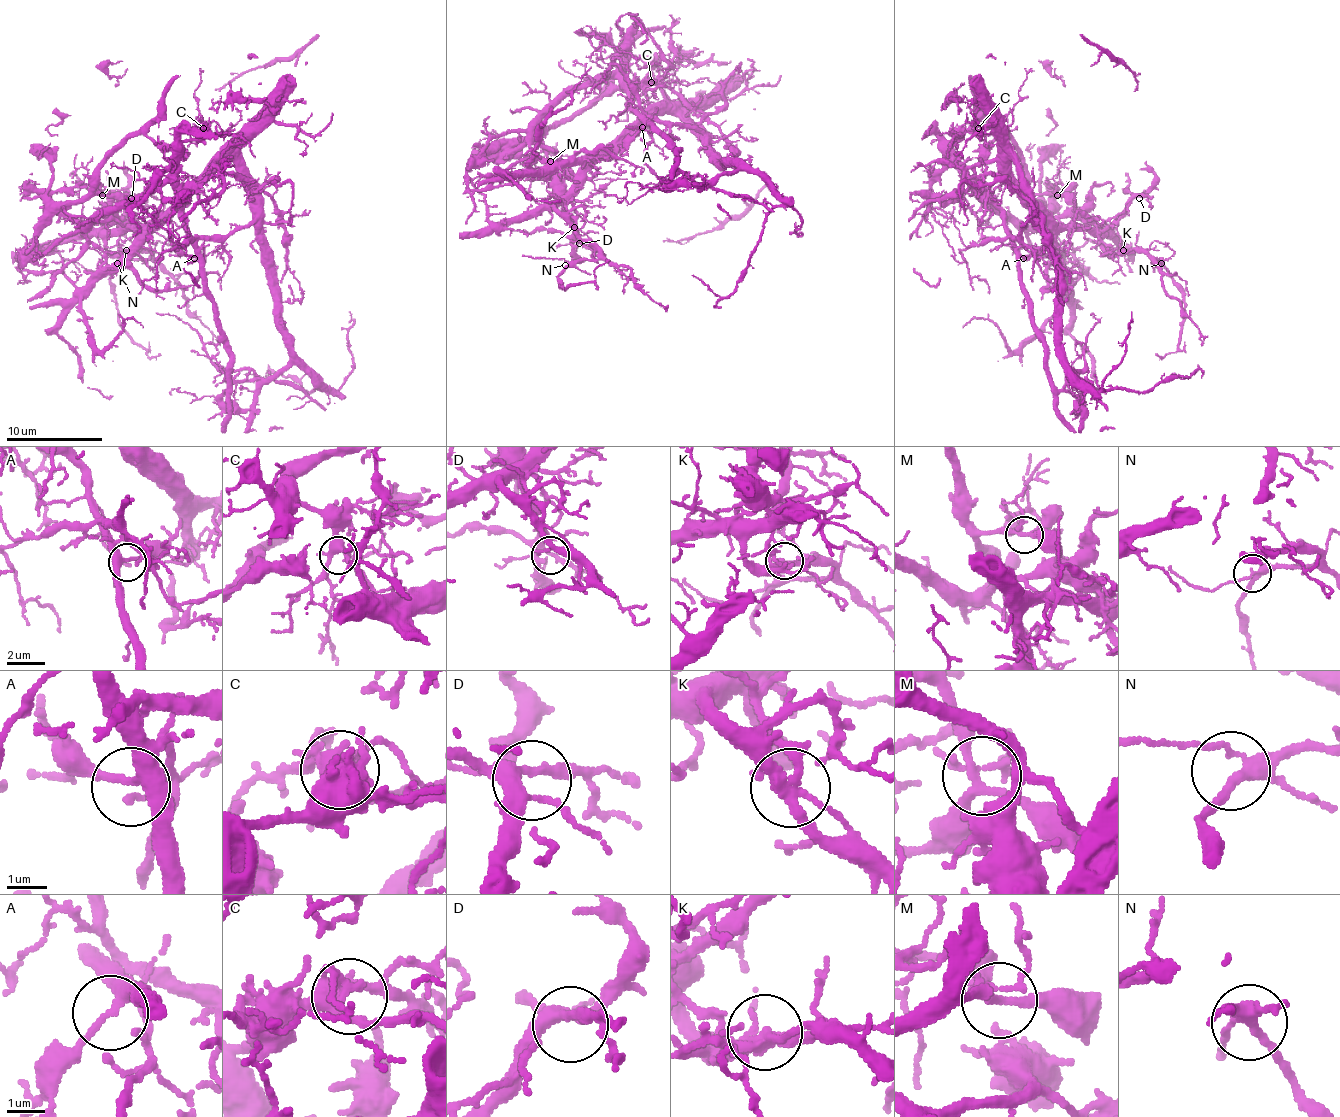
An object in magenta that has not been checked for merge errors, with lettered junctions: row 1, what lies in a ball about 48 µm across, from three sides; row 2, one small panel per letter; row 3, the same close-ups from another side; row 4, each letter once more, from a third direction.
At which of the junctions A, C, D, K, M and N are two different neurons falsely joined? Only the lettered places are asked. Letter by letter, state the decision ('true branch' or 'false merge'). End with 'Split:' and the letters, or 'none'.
A: true branch
C: true branch
D: true branch
K: false merge
M: true branch
N: true branch
Split: K

